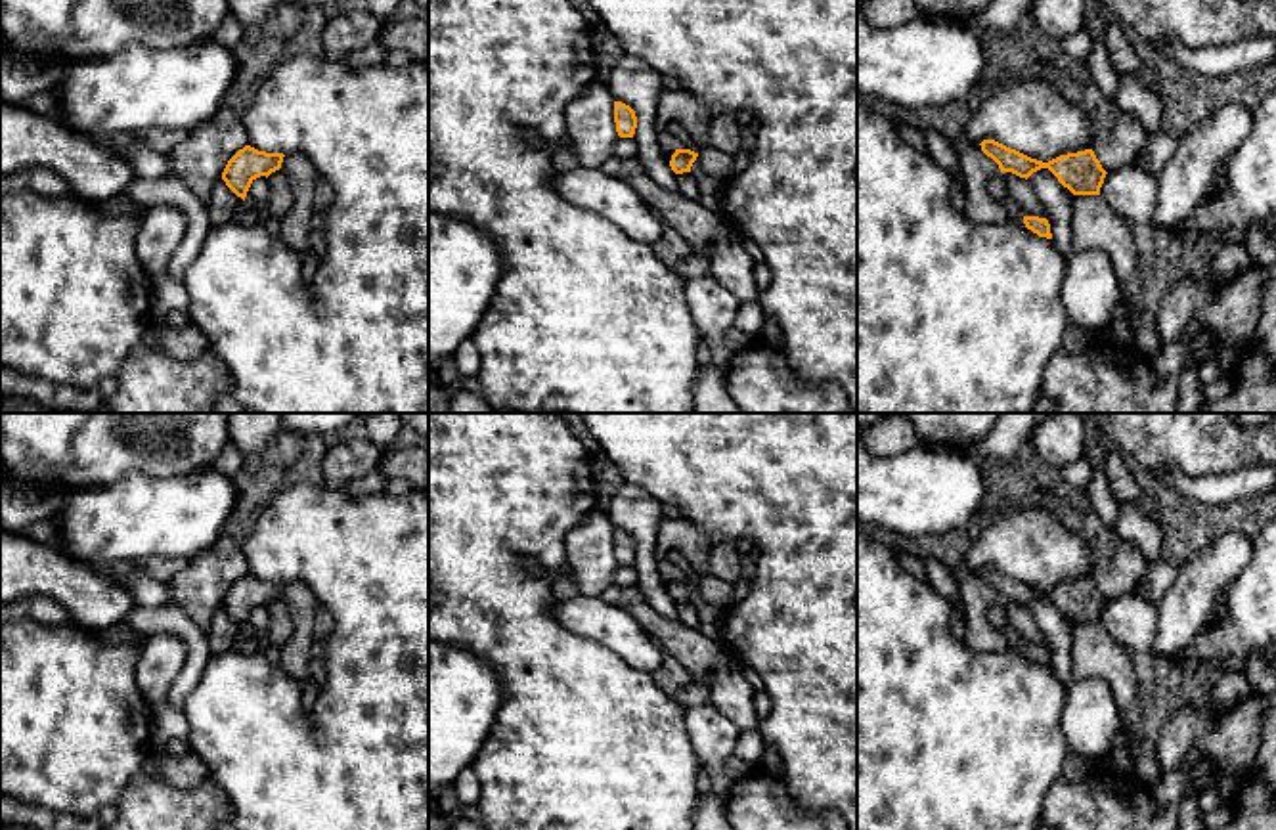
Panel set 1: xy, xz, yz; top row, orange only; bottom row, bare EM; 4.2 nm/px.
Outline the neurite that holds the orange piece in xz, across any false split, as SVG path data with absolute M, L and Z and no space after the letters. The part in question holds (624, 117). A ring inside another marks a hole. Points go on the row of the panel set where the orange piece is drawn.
M614 101L614 122L620 138L633 138L637 128L637 117L629 105Z

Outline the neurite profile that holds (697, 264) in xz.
M710 249L691 254L673 270L683 281L698 279L710 273Z

